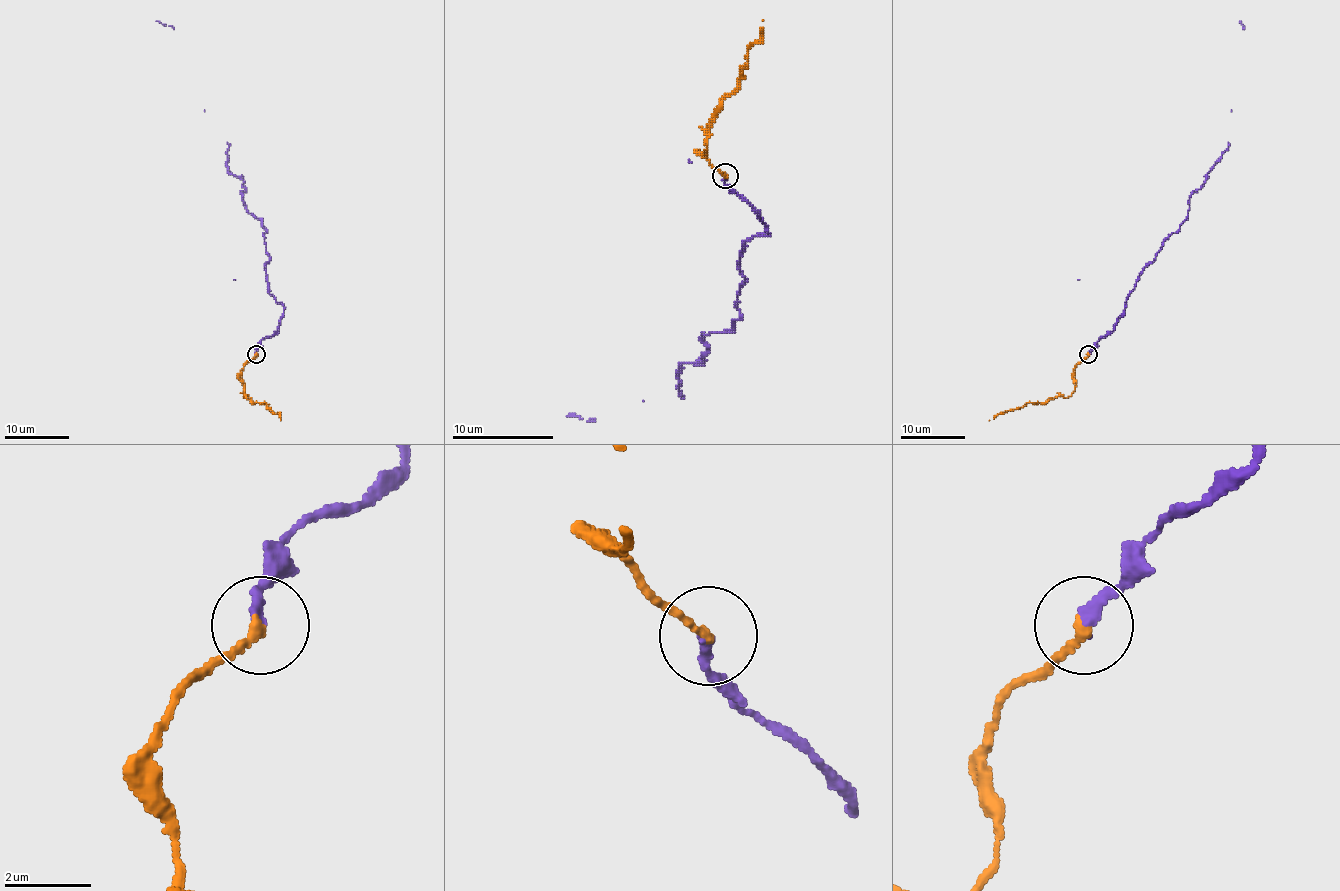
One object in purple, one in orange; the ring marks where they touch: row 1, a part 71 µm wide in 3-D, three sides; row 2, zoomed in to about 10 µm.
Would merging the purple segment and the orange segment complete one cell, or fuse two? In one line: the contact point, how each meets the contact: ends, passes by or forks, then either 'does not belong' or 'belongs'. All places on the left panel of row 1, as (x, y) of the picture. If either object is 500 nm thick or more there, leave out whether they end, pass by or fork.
at (256, 354); purple ends there; orange ends there; belongs

